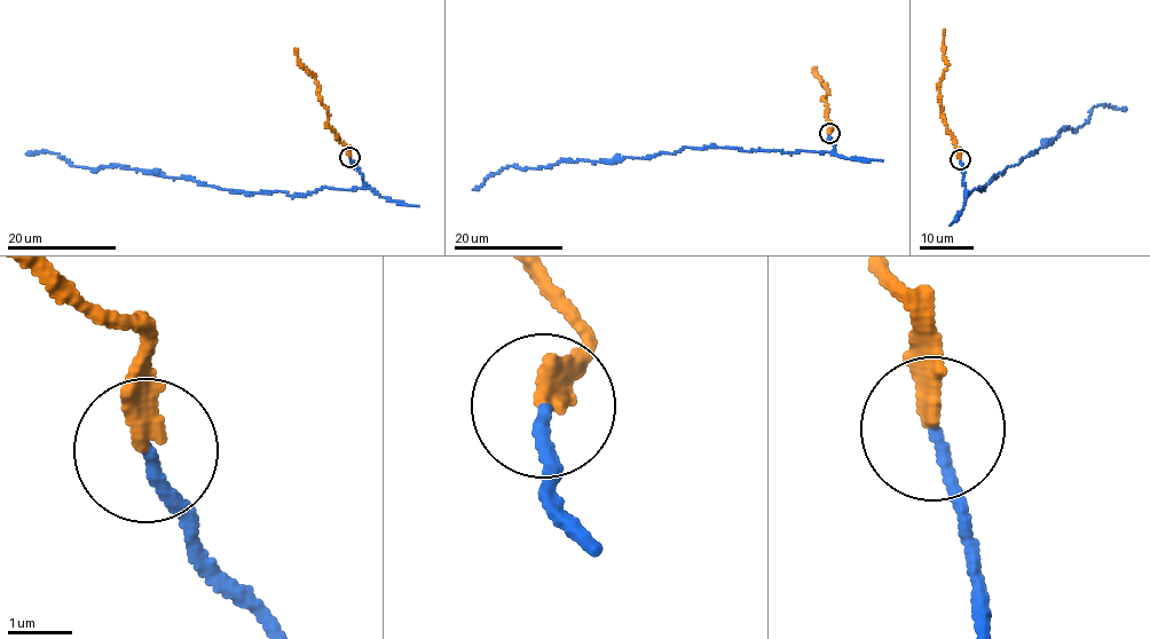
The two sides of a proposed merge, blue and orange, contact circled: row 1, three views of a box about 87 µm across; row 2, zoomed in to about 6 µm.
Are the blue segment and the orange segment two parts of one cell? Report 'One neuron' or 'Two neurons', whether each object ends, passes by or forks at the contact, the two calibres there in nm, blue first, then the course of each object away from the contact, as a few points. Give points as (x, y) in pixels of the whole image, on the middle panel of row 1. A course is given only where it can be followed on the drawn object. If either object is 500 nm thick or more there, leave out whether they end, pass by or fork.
Two neurons. At the ring blue ends. At the ring orange ends. Thickness 180 nm (blue) against 320 nm. Course of blue: (829, 133), (834, 154), (716, 147), (625, 156), (608, 163), (561, 159), (551, 166), (506, 166), (473, 188). Course of orange: (829, 133), (832, 127), (824, 97), (828, 92), (814, 68)

